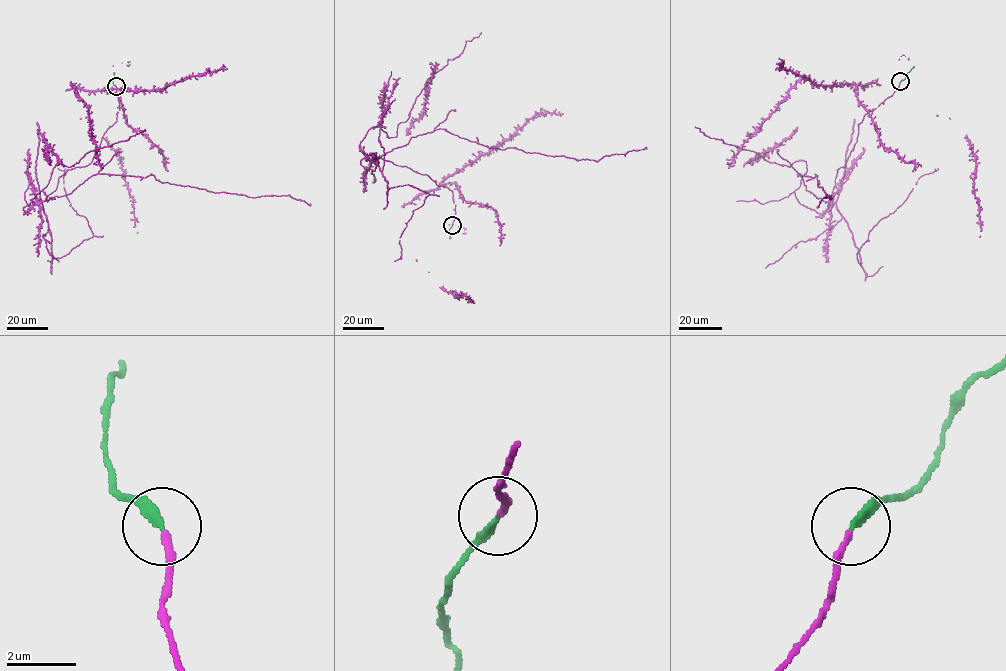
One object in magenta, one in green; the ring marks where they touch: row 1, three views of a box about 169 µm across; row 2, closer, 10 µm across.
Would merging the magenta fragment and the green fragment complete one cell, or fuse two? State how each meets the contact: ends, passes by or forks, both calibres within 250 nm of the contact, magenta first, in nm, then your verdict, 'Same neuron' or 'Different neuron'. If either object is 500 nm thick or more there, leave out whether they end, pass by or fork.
At the ring magenta ends. At the ring green ends. Thickness 200 nm (magenta) against 240 nm. Same neuron

